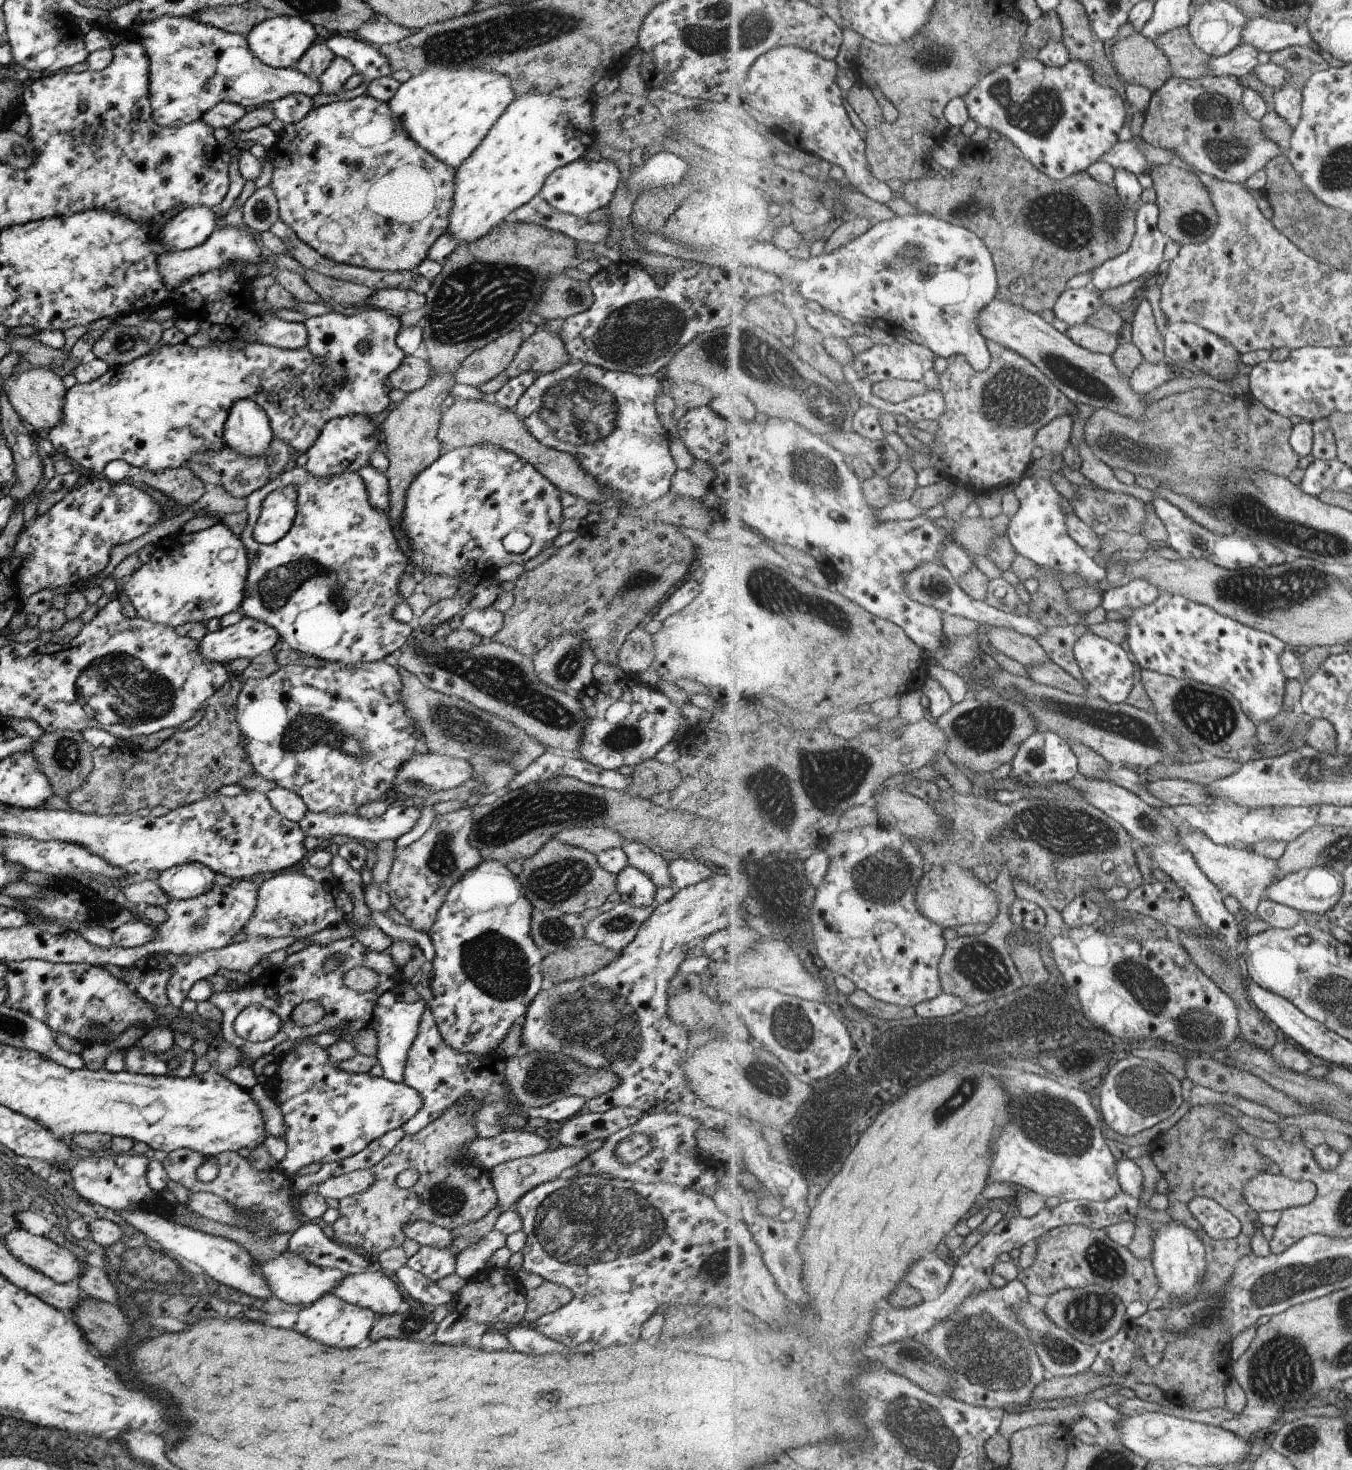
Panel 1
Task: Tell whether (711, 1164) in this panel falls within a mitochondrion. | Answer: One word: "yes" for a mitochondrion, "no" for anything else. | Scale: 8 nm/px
no

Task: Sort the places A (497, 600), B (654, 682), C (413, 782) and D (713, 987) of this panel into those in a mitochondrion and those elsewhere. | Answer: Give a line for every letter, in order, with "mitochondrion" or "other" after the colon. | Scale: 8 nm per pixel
A: other
B: other
C: mitochondrion
D: other

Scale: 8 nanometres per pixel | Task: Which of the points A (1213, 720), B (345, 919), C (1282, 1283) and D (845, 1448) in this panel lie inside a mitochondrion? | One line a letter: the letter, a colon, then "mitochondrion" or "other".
A: mitochondrion
B: other
C: mitochondrion
D: other

